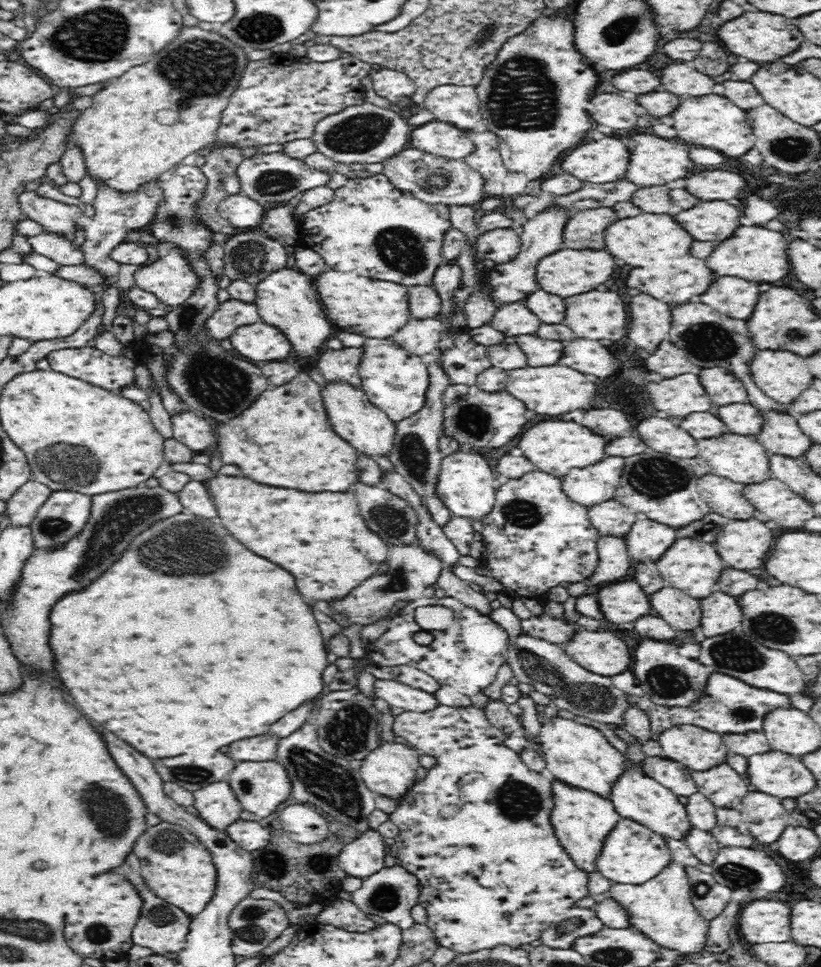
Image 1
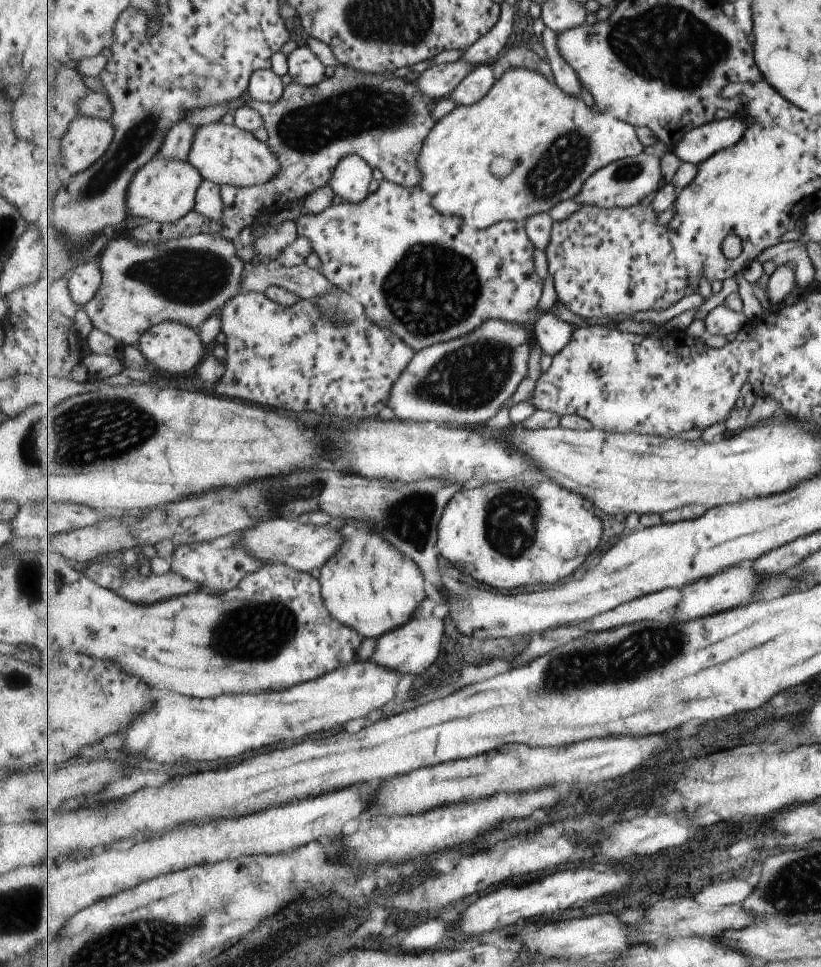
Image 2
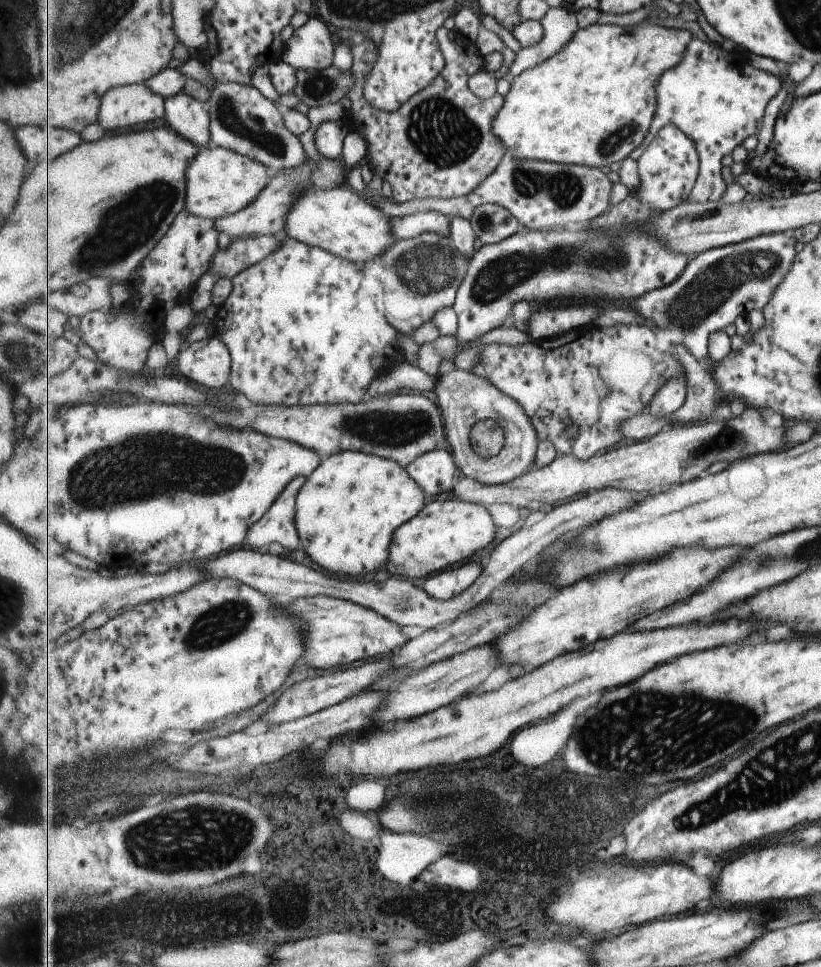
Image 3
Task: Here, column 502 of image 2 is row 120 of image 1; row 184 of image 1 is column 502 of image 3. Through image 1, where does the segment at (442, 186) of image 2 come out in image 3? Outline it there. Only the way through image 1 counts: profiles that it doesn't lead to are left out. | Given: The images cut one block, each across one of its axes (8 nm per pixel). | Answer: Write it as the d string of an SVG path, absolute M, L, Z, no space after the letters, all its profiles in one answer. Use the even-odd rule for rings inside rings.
M645 18L635 26L595 24L584 29L579 29L572 38L572 41L559 54L511 79L511 88L505 95L505 104L494 120L494 133L508 146L511 156L518 159L529 158L538 161L551 161L597 168L603 168L603 166L609 167L611 164L615 164L615 162L622 163L635 149L643 146L643 142L649 134L657 112L658 82L664 72L667 72L669 68L679 66L684 61L689 43L693 40L695 38L693 38L693 34L689 30L659 26L655 22L655 19L649 18Z

